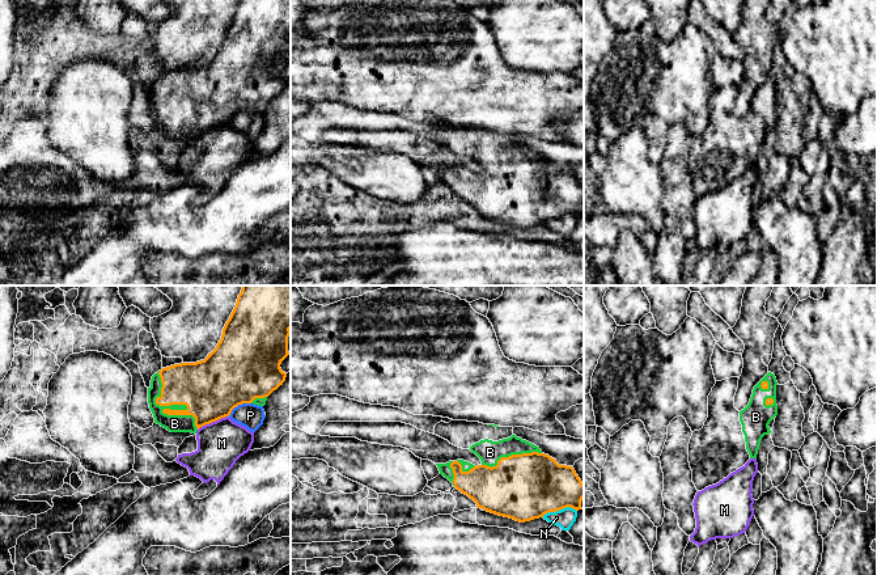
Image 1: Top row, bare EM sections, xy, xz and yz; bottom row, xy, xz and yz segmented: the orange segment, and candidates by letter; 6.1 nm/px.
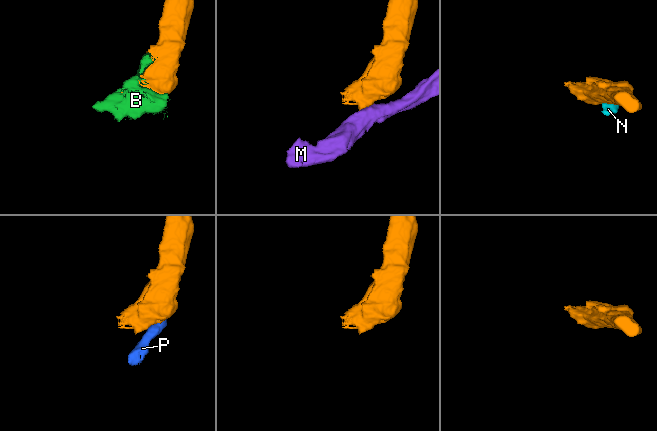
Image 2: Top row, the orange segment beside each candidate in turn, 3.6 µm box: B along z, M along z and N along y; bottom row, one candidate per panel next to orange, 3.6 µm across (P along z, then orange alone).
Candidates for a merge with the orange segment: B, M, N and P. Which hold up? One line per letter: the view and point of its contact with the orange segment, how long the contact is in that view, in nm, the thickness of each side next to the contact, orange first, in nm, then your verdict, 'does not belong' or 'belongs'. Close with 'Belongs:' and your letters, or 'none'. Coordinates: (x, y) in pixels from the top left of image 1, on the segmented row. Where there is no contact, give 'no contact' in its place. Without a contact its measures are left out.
B: xy (162, 411) | 440 nm | 280/110 nm | belongs
M: xy (212, 421) | 220 nm | 360/280 nm | does not belong
N: xz (559, 510) | 220 nm | 400/120 nm | does not belong
P: xy (238, 404) | 170 nm | 420/150 nm | does not belong
Belongs: B

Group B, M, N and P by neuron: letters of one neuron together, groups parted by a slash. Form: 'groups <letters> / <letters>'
groups B / M / N P

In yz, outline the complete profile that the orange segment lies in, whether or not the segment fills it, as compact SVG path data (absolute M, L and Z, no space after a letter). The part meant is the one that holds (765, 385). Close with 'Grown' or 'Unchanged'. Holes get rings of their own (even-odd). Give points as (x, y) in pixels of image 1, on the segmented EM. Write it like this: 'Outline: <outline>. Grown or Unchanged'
Outline: M768 372L754 386L749 405L741 411L734 407L738 380L738 377L730 377L716 381L708 396L708 418L703 428L694 431L690 439L689 462L698 491L719 483L730 473L745 466L750 458L757 458L762 437L771 434L768 424L778 415L775 375Z. Grown

